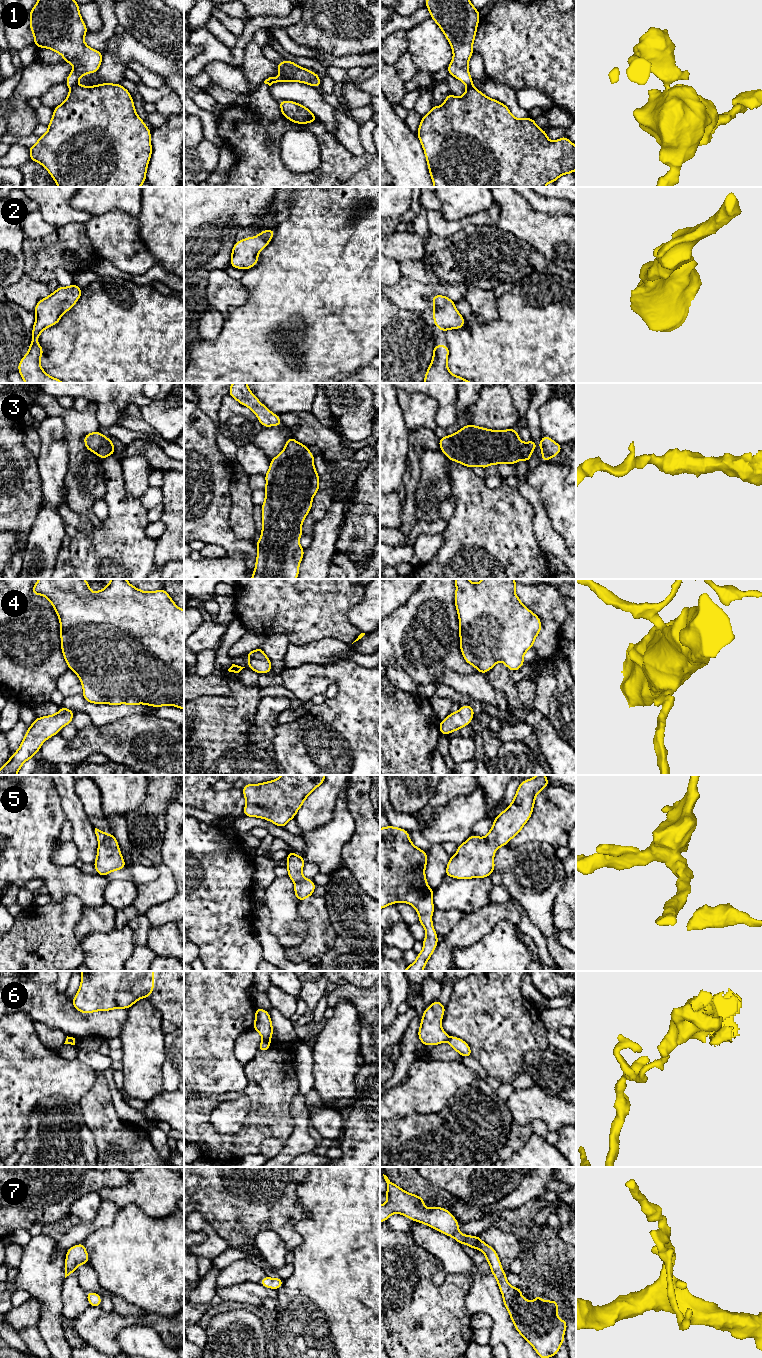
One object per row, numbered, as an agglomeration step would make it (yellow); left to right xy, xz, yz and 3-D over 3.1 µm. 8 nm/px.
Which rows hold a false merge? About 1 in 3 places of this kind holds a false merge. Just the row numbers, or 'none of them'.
1, 6

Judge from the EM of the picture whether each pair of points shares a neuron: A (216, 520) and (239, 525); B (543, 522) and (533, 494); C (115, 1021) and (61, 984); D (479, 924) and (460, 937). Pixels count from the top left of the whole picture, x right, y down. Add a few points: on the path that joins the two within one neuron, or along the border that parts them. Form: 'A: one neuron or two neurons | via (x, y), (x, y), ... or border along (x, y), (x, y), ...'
A: two neurons | border along (231, 500), (229, 526), (239, 538), (244, 540)
B: one neuron | via (540, 515), (535, 501)
C: two neurons | border along (55, 981), (56, 988), (64, 992)
D: one neuron | via (474, 926), (465, 933)

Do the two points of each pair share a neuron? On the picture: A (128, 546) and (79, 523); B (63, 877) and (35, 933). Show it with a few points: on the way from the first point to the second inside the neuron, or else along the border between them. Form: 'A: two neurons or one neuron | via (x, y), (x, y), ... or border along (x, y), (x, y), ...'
A: two neurons | border along (95, 528), (89, 534), (77, 531)
B: two neurons | border along (74, 895), (67, 895), (61, 901), (51, 901)

